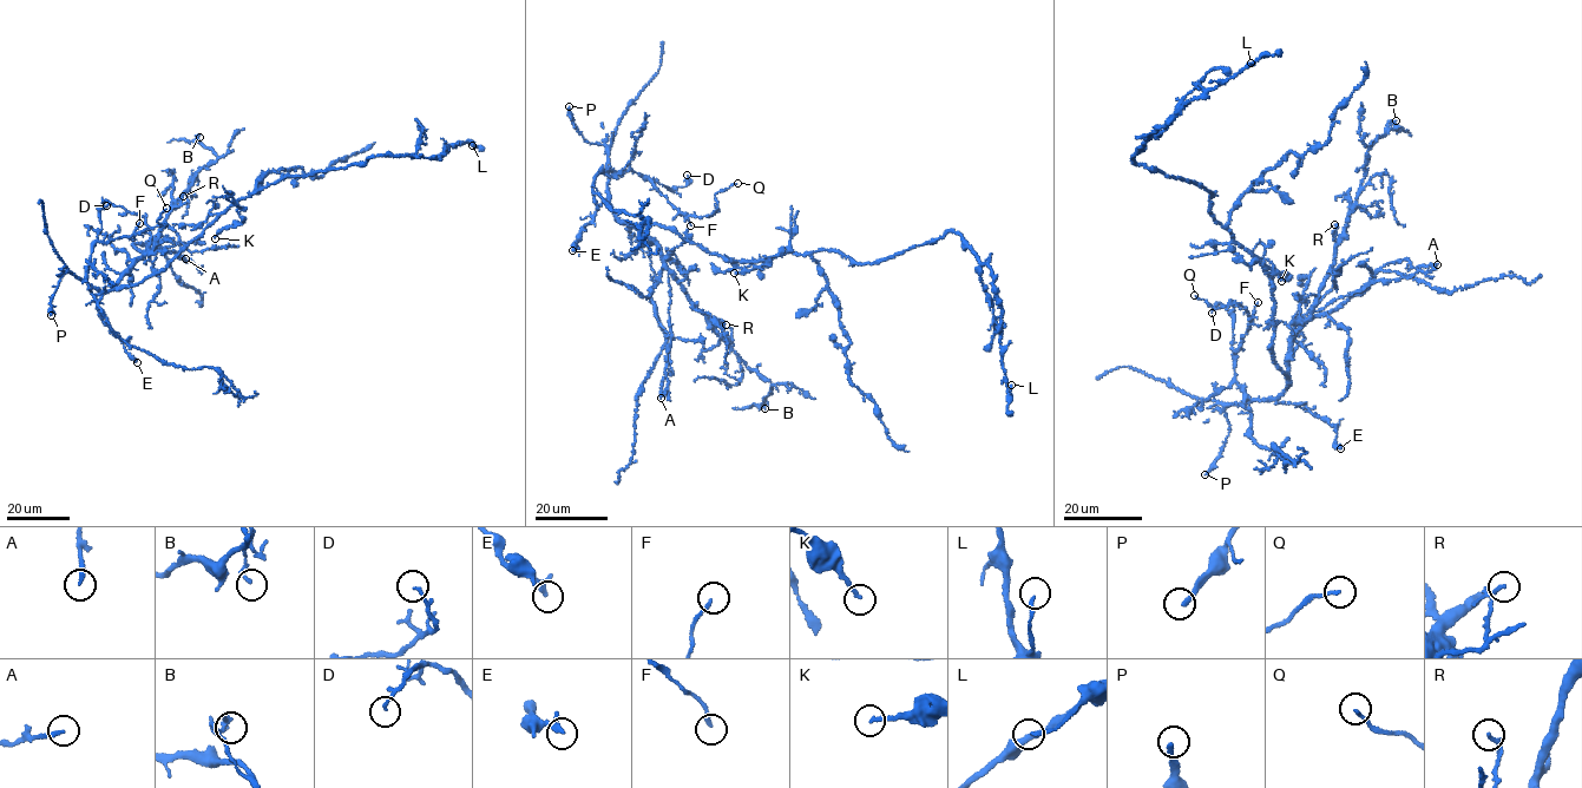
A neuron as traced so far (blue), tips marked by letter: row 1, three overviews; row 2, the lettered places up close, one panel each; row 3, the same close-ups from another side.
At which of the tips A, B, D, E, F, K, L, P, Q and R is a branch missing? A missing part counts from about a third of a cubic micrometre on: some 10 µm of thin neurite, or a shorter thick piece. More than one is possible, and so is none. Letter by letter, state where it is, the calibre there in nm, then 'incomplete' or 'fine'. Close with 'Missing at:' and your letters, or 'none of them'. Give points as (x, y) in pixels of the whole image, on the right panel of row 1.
A: place (1437, 264); calibre 200 nm; fine
B: place (1396, 120); calibre 110 nm; fine
D: place (1212, 313); calibre 130 nm; fine
E: place (1340, 448); calibre 240 nm; fine
F: place (1258, 302); calibre 160 nm; fine
K: place (1281, 281); calibre 180 nm; fine
L: place (1251, 63); calibre 170 nm; fine
P: place (1205, 474); calibre 240 nm; fine
Q: place (1194, 295); calibre 160 nm; fine
R: place (1334, 224); calibre 130 nm; fine
Missing at: none of them

